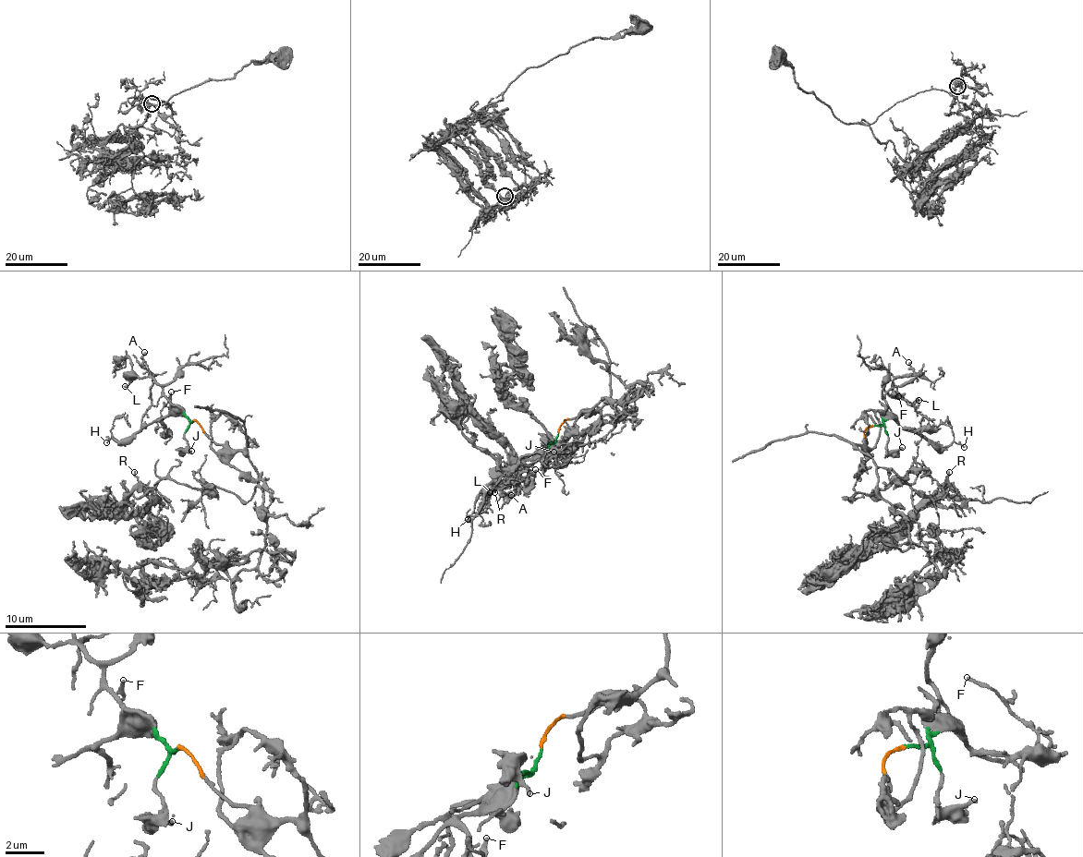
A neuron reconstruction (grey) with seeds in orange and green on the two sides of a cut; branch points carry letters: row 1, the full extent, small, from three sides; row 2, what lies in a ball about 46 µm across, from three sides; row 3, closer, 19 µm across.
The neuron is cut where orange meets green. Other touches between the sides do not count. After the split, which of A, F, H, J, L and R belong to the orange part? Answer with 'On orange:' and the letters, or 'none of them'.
On orange: R

